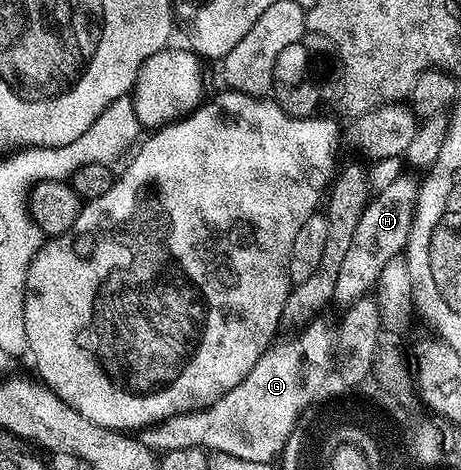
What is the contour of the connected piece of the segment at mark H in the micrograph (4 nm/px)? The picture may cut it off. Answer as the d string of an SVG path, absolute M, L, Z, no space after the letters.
M401 174L387 183L383 190L370 199L363 217L351 238L351 245L342 267L339 270L339 280L336 281L334 301L340 307L349 306L355 300L364 297L373 284L380 281L389 260L404 254L405 246L411 236L411 224L417 207L418 179L409 174Z

